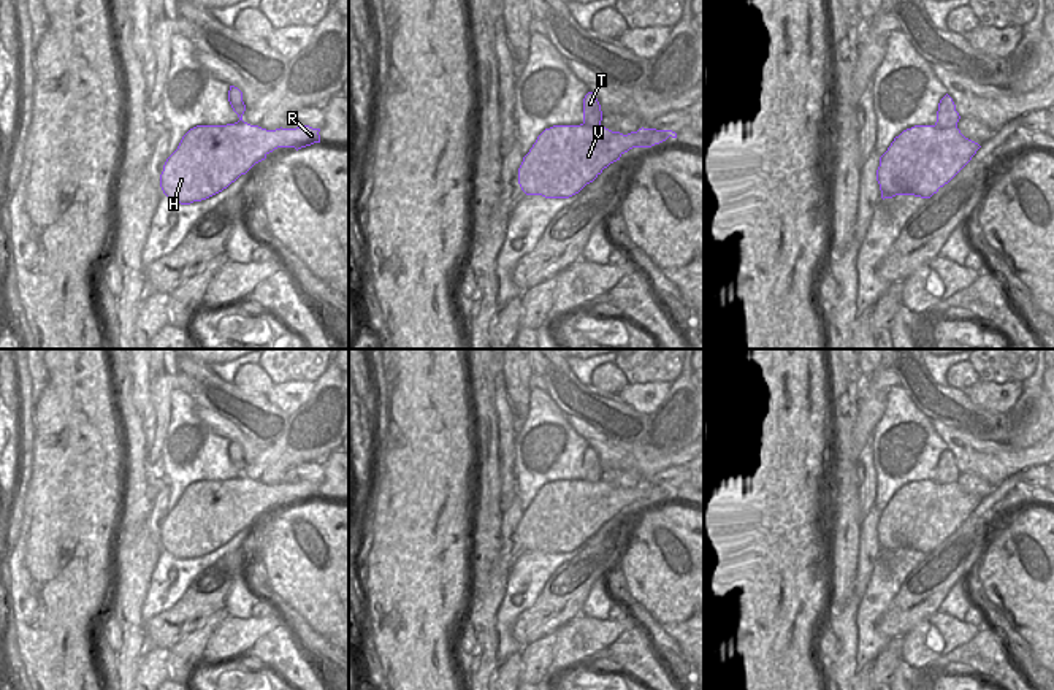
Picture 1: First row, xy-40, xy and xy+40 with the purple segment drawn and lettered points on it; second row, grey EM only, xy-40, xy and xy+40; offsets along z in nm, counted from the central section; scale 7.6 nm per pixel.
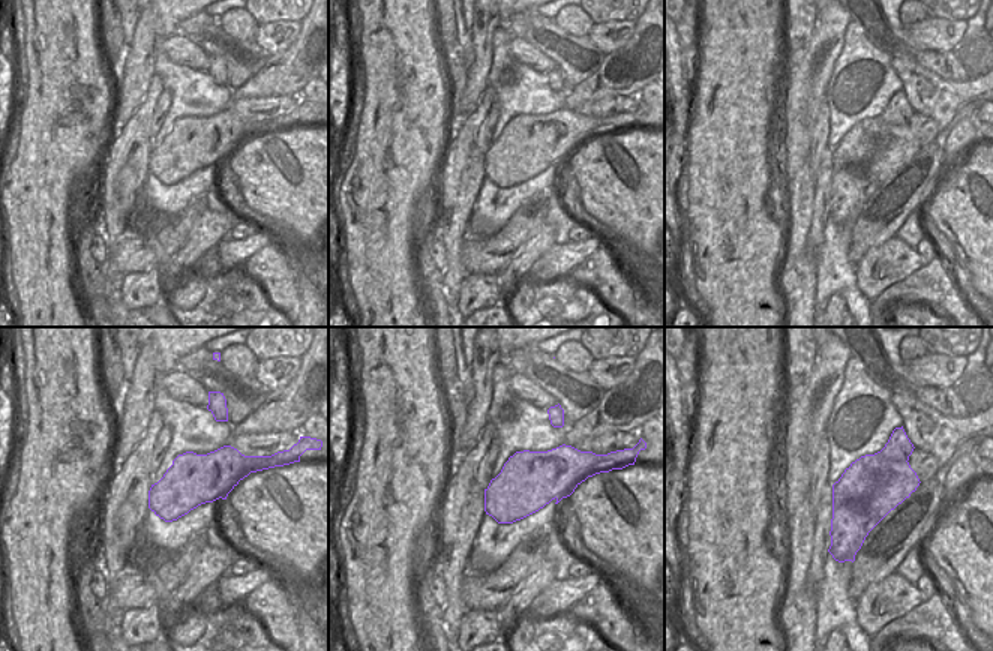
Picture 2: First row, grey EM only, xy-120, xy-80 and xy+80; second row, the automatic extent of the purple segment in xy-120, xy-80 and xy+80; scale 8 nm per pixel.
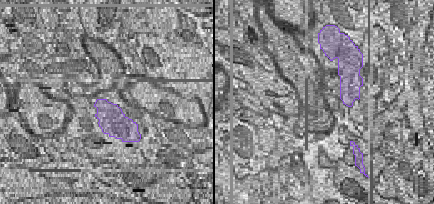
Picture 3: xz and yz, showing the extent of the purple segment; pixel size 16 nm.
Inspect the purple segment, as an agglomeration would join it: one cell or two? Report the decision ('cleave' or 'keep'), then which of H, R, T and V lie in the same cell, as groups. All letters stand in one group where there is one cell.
cleave | H R V / T

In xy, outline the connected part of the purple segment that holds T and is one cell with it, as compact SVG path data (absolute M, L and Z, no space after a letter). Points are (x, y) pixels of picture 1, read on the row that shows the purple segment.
M588 92L583 98L583 125L591 128L601 125L602 111L601 105L593 92Z

